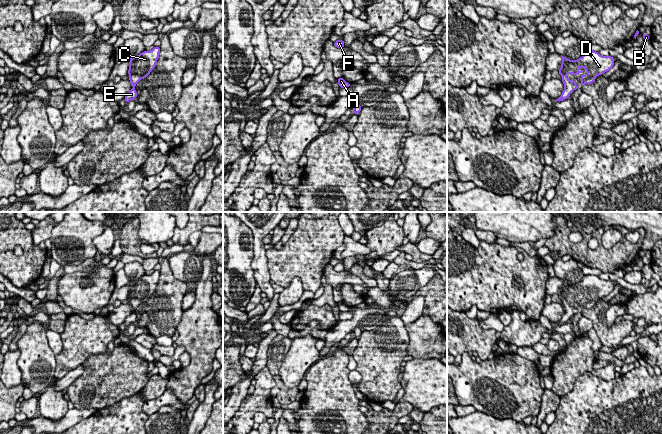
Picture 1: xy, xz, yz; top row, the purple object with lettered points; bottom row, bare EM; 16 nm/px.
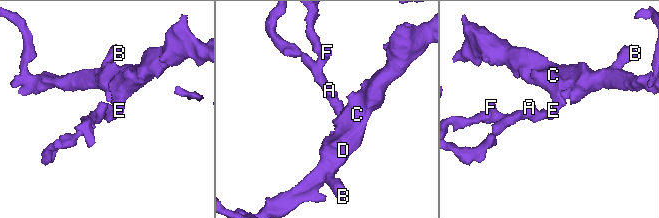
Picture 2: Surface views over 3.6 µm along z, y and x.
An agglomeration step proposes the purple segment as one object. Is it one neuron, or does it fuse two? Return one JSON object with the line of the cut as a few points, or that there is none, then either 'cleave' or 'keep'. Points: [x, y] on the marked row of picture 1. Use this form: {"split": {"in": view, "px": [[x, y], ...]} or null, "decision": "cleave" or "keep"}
{"split": null, "decision": "keep"}

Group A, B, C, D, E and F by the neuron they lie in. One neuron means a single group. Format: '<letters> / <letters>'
A B C D E F

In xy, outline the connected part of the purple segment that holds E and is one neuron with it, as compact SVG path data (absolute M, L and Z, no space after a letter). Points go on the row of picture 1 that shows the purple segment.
M155 46L151 51L143 51L137 56L129 59L128 80L131 81L133 88L125 94L125 102L135 100L137 97L137 91L135 90L136 84L146 78L150 72L155 68L157 60L159 58L160 47Z

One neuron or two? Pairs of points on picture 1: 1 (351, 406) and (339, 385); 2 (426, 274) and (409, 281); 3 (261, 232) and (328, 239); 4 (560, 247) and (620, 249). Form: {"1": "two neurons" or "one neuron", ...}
{"1": "one neuron", "2": "one neuron", "3": "two neurons", "4": "one neuron"}

